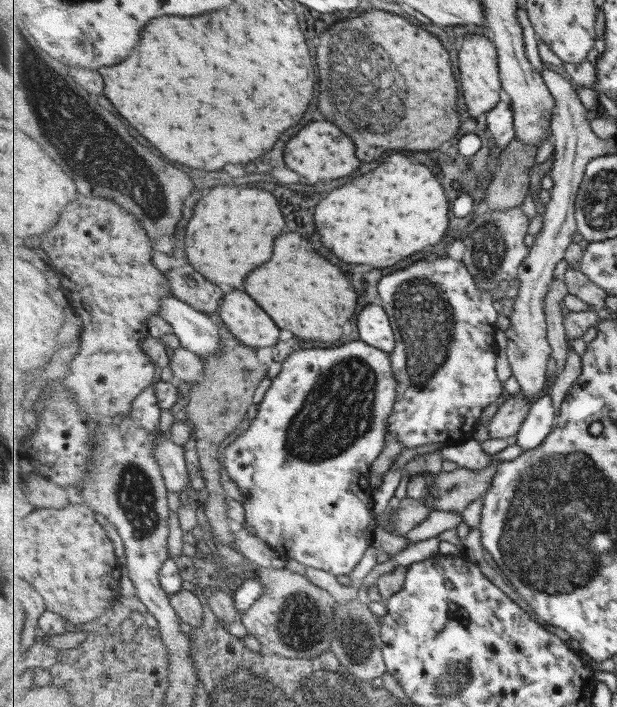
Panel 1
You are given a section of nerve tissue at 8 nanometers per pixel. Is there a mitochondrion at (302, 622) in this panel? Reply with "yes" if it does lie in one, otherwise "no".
yes

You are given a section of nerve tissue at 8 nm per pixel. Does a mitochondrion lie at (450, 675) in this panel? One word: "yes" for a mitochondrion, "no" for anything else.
yes

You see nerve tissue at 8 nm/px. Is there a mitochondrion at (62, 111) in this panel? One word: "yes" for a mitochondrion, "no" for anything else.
yes

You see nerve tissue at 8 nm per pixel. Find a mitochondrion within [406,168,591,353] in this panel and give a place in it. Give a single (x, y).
(489, 248)

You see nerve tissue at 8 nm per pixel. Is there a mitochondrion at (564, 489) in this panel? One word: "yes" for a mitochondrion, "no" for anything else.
yes

